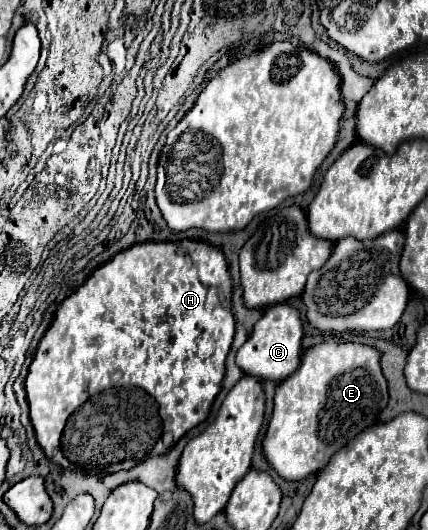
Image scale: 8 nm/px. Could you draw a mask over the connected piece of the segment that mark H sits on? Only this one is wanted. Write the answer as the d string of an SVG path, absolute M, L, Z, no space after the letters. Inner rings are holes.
M183 239L183 241L145 241L137 243L125 251L119 251L113 259L95 269L88 279L63 301L55 314L51 327L43 335L37 345L33 363L29 365L29 373L25 377L25 391L31 409L31 423L37 435L37 443L45 451L45 455L61 465L67 471L81 475L97 475L105 477L107 473L117 473L123 469L131 469L143 463L149 457L167 453L189 429L207 419L209 407L215 395L221 389L221 381L225 375L225 357L233 343L235 335L235 317L231 311L231 277L227 271L225 255L203 241ZM127 389L127 395L101 395L105 391Z

